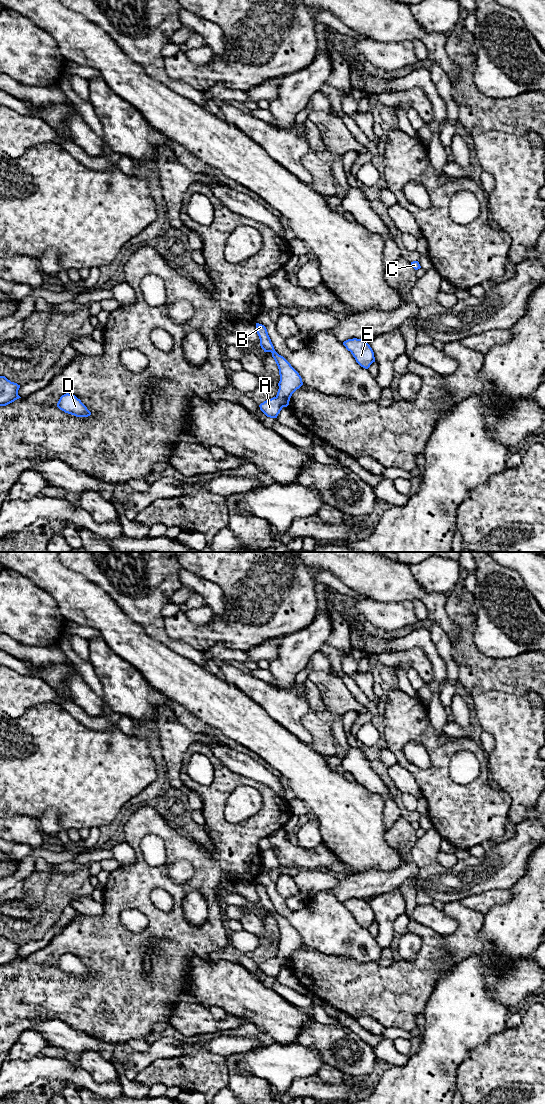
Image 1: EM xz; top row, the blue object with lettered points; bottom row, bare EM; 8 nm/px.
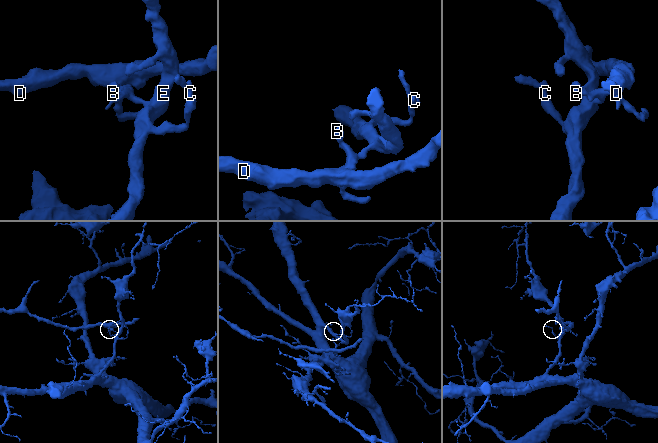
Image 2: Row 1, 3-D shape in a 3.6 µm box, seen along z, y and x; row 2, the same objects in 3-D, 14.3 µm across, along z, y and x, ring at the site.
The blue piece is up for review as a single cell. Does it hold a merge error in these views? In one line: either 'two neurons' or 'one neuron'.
two neurons

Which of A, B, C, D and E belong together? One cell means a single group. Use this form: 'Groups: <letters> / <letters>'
Groups: A D / B C E

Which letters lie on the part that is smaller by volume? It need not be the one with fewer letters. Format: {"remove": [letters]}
{"remove": ["A", "D"]}

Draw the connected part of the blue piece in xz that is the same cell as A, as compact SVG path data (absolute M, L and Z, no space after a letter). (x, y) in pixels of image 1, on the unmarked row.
M273 957L261 963L259 965L260 970L270 978L277 978L278 974L282 970L283 966L277 957Z

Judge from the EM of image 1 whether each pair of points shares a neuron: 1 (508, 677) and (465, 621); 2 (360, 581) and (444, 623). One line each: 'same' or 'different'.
1: same
2: same

